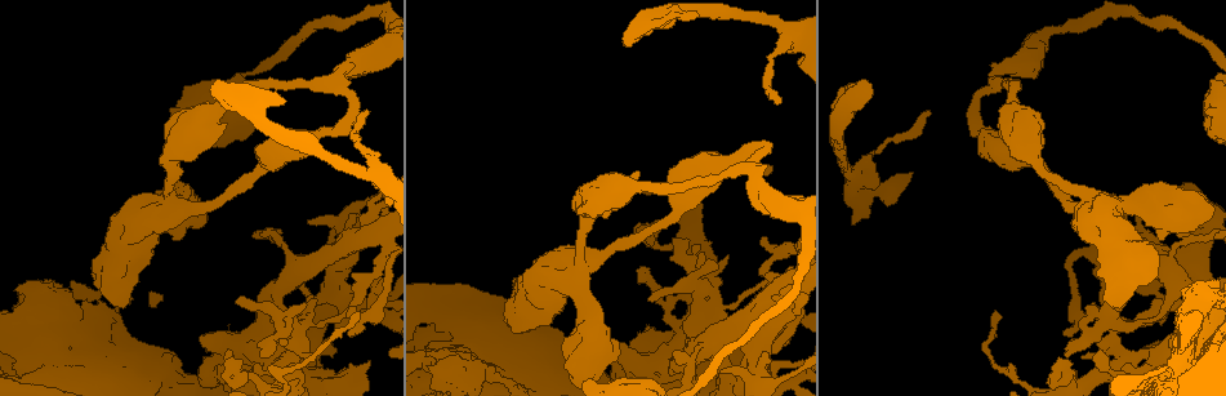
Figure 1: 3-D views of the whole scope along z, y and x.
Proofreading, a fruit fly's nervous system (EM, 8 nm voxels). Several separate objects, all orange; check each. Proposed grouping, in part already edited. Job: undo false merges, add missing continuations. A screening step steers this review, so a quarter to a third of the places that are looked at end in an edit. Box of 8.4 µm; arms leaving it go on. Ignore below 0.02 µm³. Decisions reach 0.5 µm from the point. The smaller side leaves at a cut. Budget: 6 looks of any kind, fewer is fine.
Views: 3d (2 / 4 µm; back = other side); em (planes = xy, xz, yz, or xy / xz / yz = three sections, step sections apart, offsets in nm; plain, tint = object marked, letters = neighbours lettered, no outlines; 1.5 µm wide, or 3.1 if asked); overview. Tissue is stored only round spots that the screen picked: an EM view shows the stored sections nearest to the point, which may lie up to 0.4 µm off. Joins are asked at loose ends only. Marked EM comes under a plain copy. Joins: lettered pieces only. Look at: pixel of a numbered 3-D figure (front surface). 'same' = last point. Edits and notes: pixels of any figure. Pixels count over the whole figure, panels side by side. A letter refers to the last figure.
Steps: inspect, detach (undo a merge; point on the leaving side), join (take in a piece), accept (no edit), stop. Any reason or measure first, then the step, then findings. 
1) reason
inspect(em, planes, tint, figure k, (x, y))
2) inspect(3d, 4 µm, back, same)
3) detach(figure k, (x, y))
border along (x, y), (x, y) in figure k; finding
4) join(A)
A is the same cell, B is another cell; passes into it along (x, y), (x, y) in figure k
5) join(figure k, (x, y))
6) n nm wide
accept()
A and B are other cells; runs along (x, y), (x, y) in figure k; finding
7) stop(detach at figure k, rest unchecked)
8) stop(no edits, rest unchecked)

branch stops here
inspect(em, xy, step 4, tint, figure 1, (930, 111))

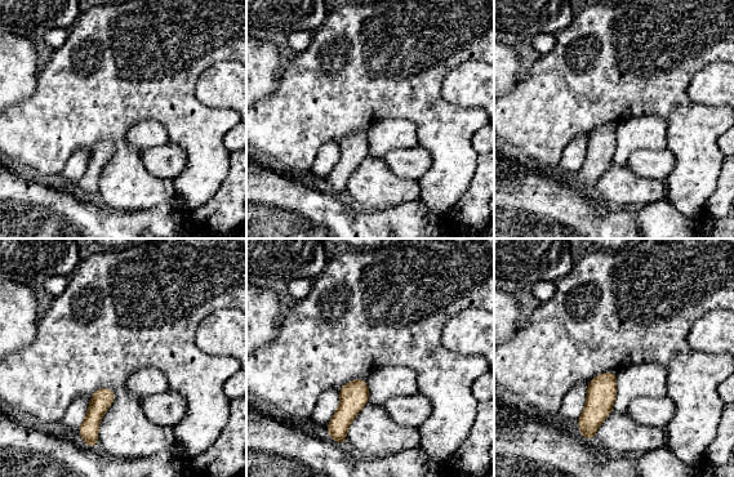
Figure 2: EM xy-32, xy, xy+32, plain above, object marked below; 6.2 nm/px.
see the neighbours
inspect(em, xy, step 4, letters, same)

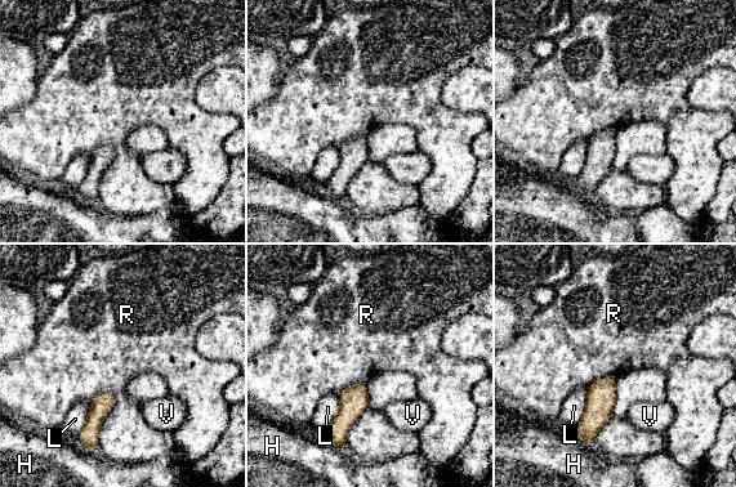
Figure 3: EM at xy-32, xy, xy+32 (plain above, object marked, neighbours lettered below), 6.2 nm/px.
accept()
H, L, R and V are other cells; none of them fits

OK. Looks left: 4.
branch stops here
inspect(3d, 2 µm, figure 1, (695, 17))

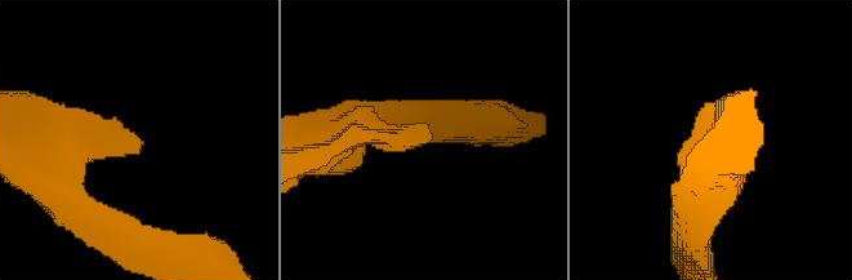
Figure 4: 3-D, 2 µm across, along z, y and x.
inspect(em, yz, step 8, tint, figure 4, (432, 137))

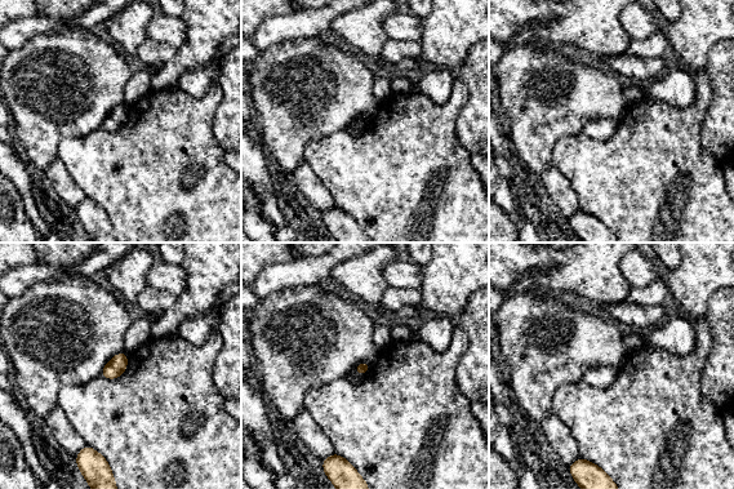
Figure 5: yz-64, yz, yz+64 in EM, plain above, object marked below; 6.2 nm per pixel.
another direction
inspect(em, planes, letters, same)

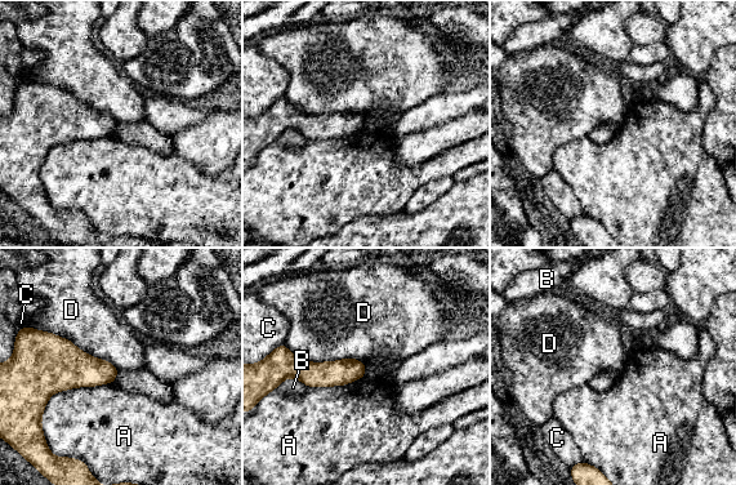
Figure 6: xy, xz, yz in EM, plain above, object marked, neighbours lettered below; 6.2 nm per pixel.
accept()
A, B, C and D are other cells; border along (284, 342), (366, 373) in figure 6; no lettered piece goes on from it

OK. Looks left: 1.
stop(no edits, rest unchecked)

